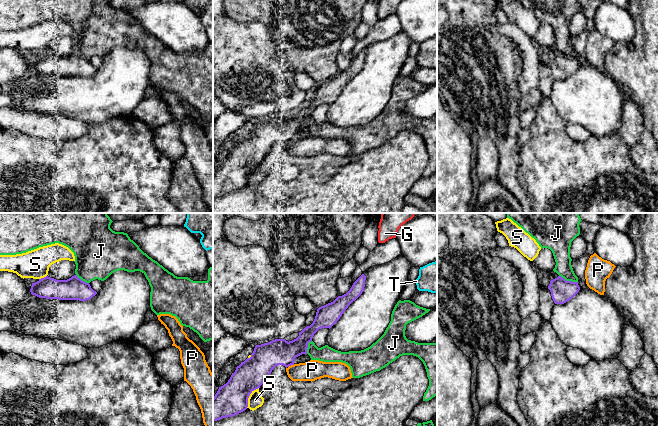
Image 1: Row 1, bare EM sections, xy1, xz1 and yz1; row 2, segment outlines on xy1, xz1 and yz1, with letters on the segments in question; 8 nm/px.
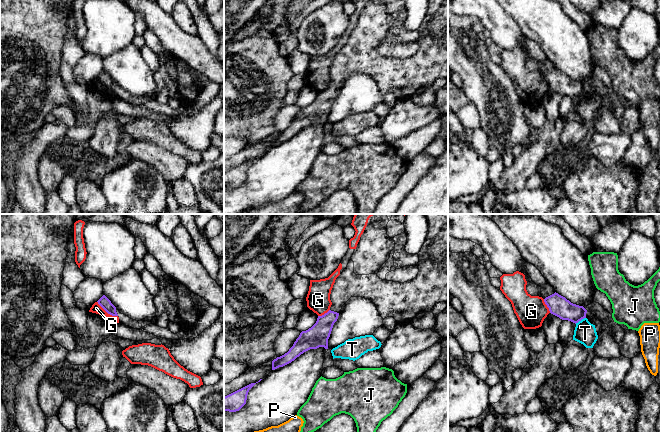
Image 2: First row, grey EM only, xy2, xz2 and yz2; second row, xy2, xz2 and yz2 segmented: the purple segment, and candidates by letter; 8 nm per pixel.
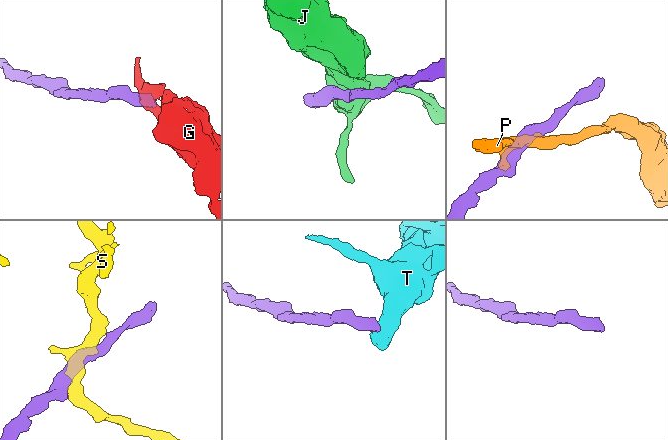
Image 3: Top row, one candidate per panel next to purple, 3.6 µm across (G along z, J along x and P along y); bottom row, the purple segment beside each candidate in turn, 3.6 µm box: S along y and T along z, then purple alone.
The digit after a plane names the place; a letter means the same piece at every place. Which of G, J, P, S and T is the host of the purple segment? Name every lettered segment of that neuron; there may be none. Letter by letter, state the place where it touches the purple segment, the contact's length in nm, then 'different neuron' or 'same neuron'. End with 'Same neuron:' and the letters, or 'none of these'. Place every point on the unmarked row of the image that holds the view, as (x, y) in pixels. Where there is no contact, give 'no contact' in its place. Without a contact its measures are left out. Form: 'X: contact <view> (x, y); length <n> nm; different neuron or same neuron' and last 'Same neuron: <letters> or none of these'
G: contact xy2 (107, 88); length 200 nm; different neuron
J: contact yz1 (568, 57); length 160 nm; different neuron
P: contact xz1 (291, 140); length 60 nm; different neuron
S: contact xz1 (248, 173); length 190 nm; different neuron
T: contact yz2 (580, 96); length 100 nm; different neuron
Same neuron: none of these

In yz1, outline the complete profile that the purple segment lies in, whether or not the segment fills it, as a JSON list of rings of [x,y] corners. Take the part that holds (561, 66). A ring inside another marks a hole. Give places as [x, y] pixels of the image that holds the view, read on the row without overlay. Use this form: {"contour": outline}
{"contour": [[[561,52],[550,57],[548,65],[555,80],[564,80],[580,66],[578,58],[566,57]]]}

